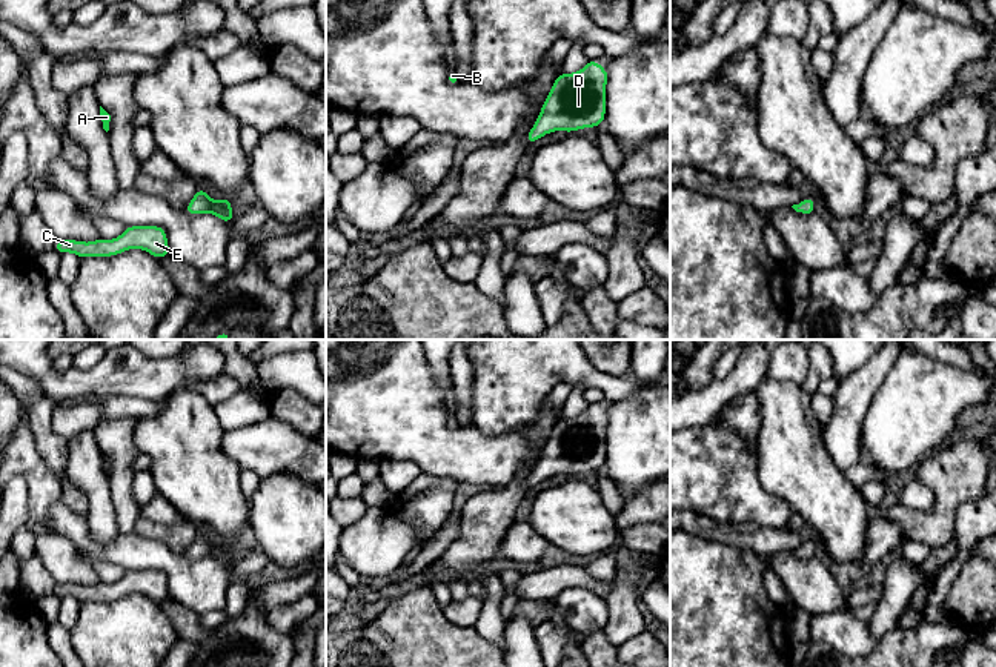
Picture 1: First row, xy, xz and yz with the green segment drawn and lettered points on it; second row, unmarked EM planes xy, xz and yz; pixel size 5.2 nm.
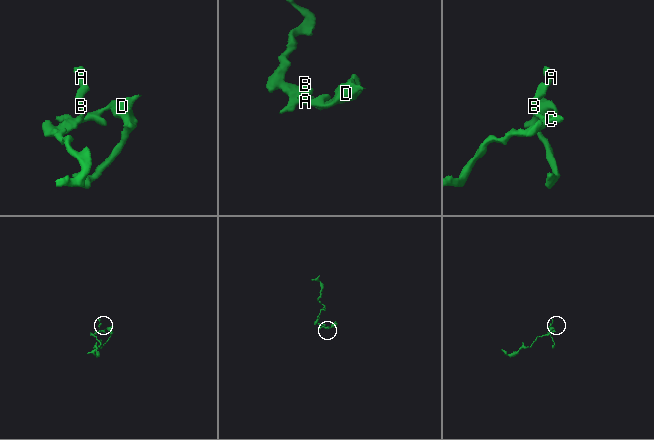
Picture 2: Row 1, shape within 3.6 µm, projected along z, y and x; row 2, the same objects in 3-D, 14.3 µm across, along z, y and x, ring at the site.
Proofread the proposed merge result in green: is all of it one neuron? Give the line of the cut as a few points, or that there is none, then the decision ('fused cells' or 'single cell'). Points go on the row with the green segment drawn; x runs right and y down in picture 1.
no cut; single cell

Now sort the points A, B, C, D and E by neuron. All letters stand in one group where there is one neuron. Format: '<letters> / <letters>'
A B C D E

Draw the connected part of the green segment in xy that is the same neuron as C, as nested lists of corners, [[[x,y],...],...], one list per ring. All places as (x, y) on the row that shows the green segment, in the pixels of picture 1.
[[[126,226],[115,240],[98,238],[91,243],[78,240],[55,240],[57,254],[72,252],[80,258],[115,257],[129,249],[143,249],[157,260],[171,255],[166,229],[161,226]]]

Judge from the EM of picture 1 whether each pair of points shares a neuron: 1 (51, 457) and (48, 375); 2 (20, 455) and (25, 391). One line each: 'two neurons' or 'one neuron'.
1: two neurons
2: two neurons

